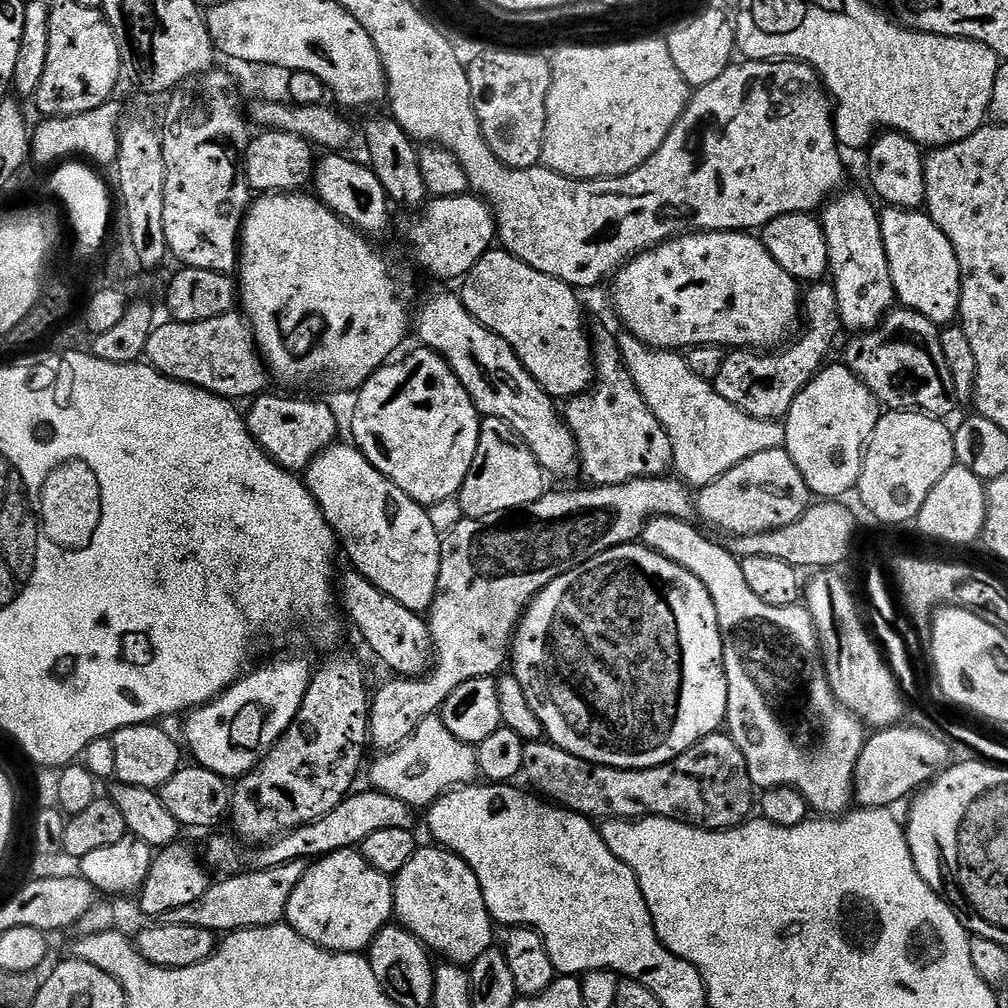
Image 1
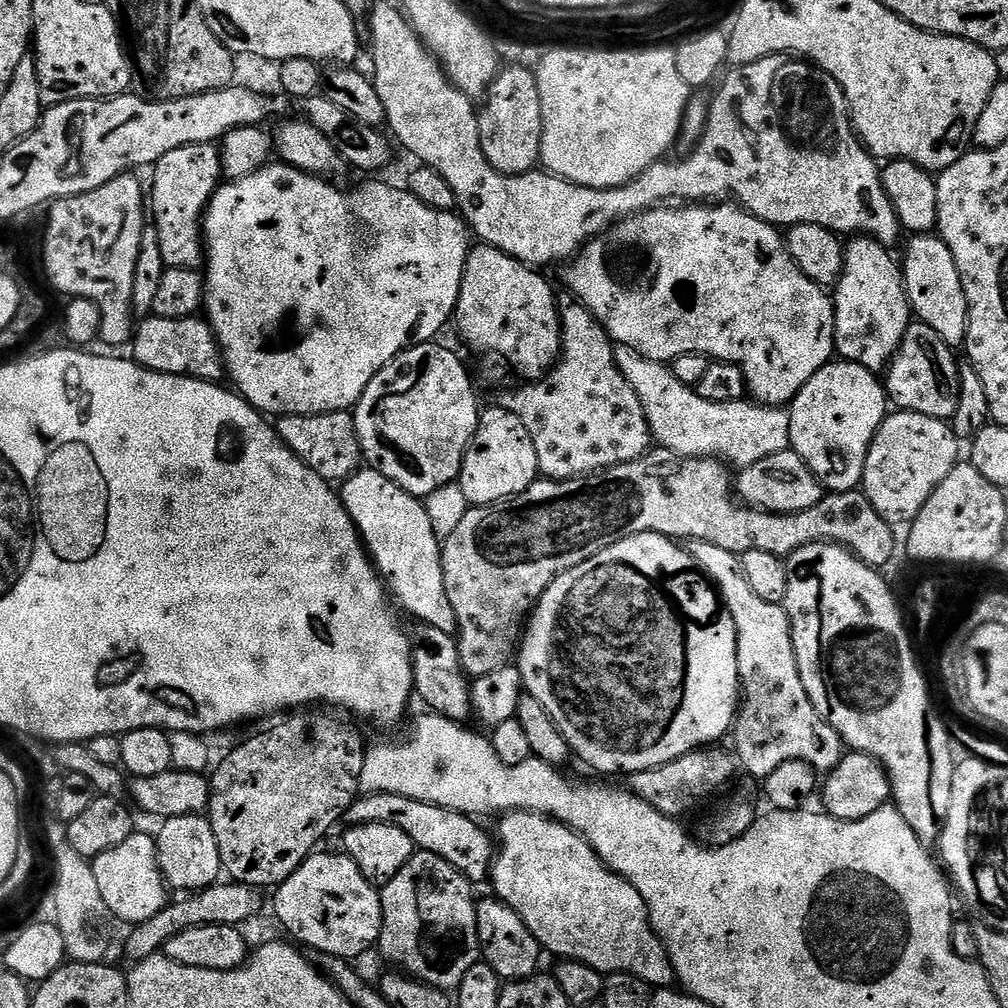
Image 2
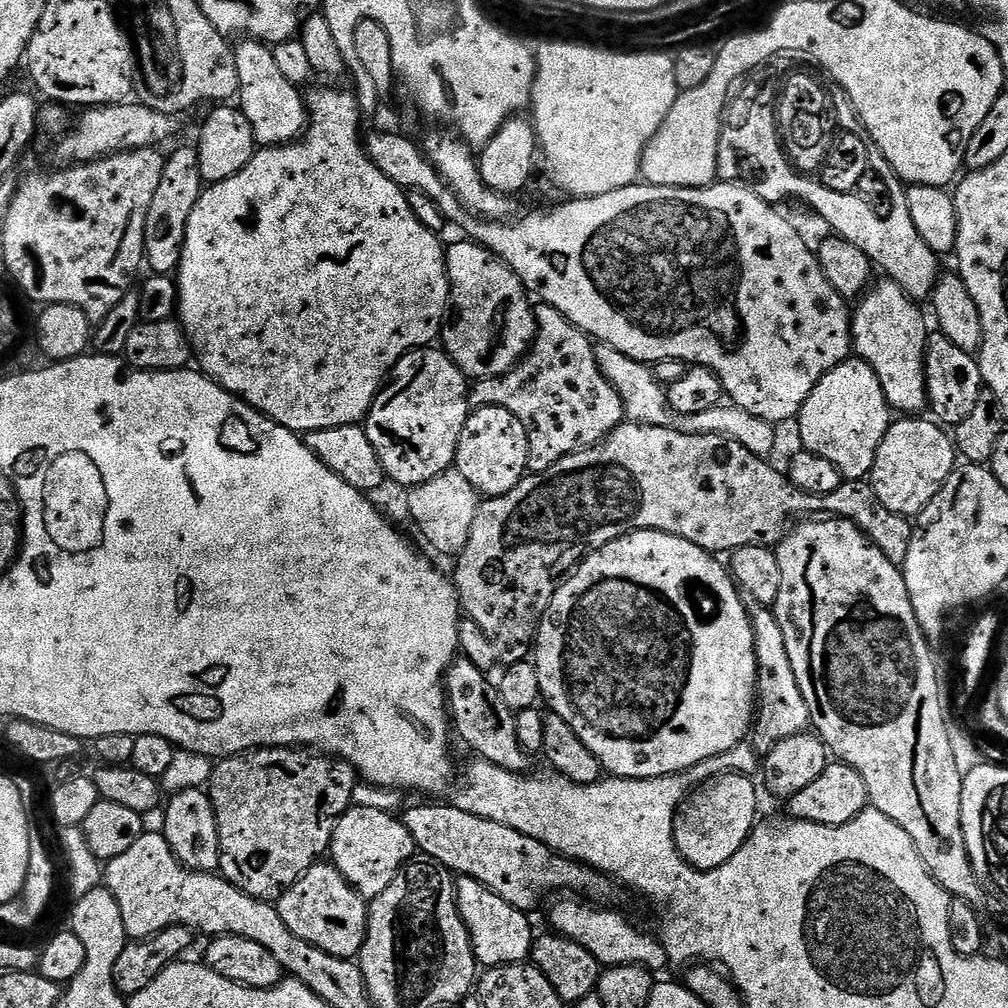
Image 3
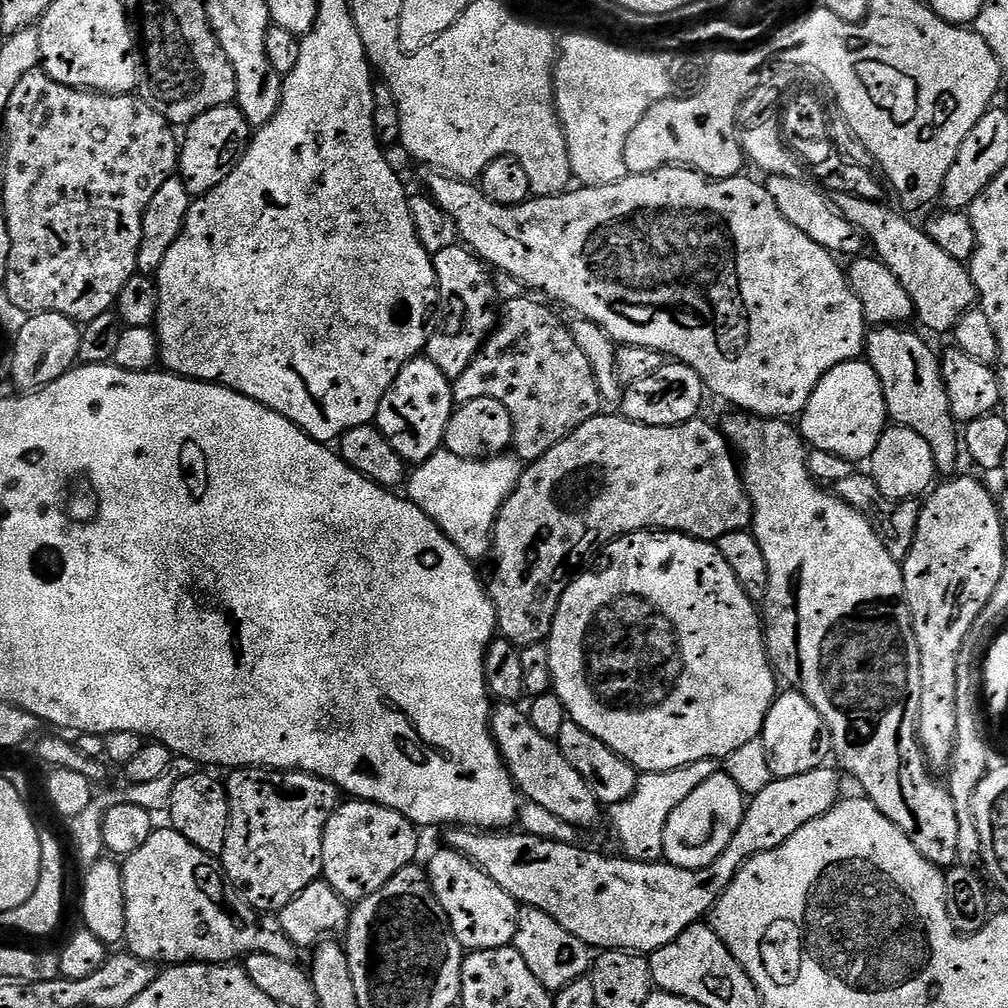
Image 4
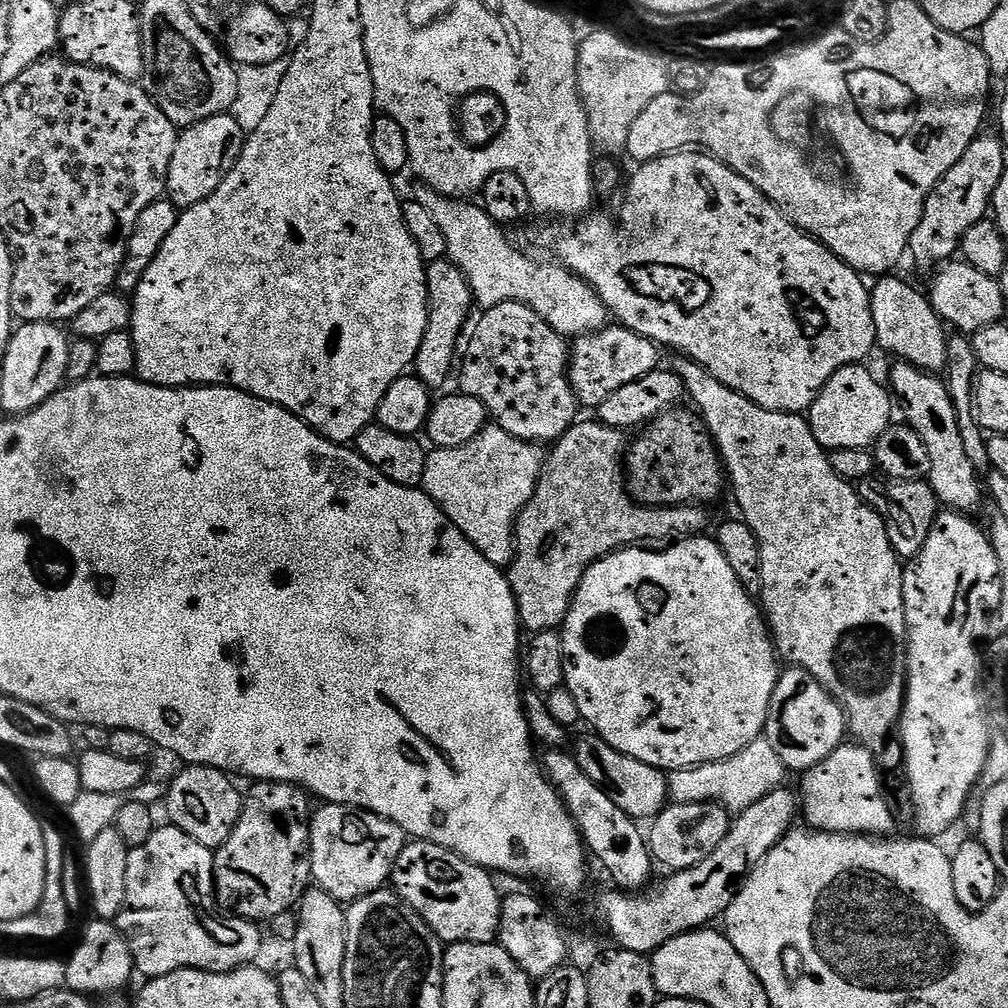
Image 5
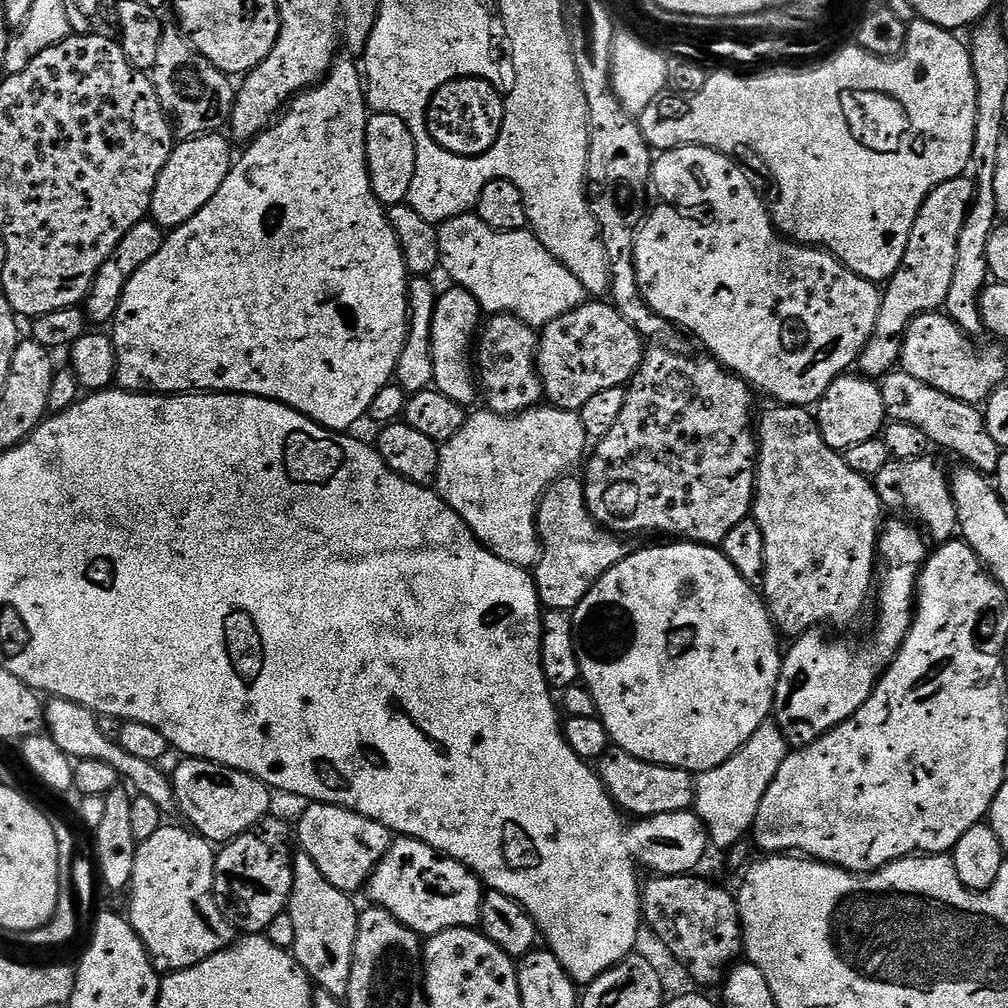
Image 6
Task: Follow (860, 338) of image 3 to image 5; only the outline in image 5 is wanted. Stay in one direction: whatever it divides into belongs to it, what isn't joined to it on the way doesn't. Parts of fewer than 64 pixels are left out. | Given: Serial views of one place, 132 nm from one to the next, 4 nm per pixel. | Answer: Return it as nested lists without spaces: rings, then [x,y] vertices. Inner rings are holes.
[[[896,362],[893,365],[891,391],[899,407],[900,404],[904,407],[903,419],[909,428],[916,431],[918,438],[922,438],[926,454],[930,454],[930,470],[926,477],[928,485],[945,509],[976,514],[972,512],[979,510],[980,503],[986,500],[986,492],[982,487],[982,476],[976,472],[962,444],[958,418],[947,383],[939,375],[923,372],[912,364]]]

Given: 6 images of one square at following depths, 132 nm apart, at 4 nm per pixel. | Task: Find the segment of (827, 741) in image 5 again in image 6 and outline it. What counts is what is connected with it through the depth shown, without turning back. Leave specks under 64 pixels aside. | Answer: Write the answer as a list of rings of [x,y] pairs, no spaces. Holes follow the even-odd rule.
[[[892,520],[889,524],[887,521],[881,527],[880,540],[876,543],[876,633],[869,640],[831,640],[823,636],[823,631],[813,630],[795,637],[791,641],[792,649],[783,653],[776,687],[774,721],[781,734],[792,743],[793,749],[810,746],[830,729],[850,719],[864,705],[866,698],[870,698],[876,683],[900,653],[912,628],[916,582],[930,555],[921,529],[916,526],[911,528],[907,524],[909,521],[904,520]]]

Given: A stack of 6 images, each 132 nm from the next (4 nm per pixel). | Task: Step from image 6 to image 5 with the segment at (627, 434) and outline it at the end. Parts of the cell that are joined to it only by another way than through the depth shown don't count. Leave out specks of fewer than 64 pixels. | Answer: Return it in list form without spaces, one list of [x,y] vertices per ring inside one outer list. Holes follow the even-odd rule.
[[[669,410],[649,420],[639,429],[640,437],[627,445],[622,460],[626,487],[637,504],[708,506],[711,500],[726,492],[726,469],[712,435],[706,431],[699,415],[680,411]]]

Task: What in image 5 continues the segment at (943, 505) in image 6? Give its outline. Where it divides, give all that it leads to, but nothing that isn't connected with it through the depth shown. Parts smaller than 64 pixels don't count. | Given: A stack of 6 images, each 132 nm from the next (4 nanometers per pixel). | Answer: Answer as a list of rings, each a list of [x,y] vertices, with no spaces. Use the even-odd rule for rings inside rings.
[[[873,474],[859,481],[858,491],[863,500],[882,518],[897,556],[916,557],[923,550],[926,538],[942,508],[927,479],[890,480],[883,475]]]

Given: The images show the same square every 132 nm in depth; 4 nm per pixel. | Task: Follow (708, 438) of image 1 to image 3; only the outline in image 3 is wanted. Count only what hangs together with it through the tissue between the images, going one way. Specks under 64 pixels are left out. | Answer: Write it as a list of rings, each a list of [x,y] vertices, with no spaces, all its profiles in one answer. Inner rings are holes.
[[[596,344],[596,358],[606,382],[618,390],[618,398],[622,398],[624,415],[631,423],[646,426],[662,426],[663,428],[677,428],[686,434],[718,434],[732,436],[734,442],[742,442],[746,450],[755,456],[771,457],[776,448],[777,429],[768,420],[758,418],[746,410],[735,406],[717,406],[710,410],[702,410],[689,416],[679,416],[670,406],[665,385],[656,381],[651,367],[639,364],[634,358],[622,354],[622,350],[614,350],[609,344]]]

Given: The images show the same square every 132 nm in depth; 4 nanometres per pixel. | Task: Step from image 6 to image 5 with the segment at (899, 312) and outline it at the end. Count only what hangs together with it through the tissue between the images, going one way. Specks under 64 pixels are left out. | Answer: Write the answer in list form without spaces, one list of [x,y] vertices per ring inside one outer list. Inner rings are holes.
[[[996,134],[984,135],[977,135],[966,154],[962,154],[962,158],[950,166],[948,173],[926,198],[924,213],[918,226],[914,226],[914,234],[908,243],[908,252],[920,268],[932,270],[941,262],[951,261],[955,257],[952,255],[960,252],[960,243],[966,230],[989,215],[992,195],[994,190],[998,190],[998,182],[1006,171],[1005,141]]]

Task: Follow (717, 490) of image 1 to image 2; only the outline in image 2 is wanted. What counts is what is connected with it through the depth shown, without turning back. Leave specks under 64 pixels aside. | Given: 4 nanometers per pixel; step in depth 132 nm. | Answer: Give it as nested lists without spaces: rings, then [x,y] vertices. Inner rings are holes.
[[[789,450],[782,454],[770,454],[762,458],[762,462],[754,462],[754,466],[739,469],[734,480],[734,492],[749,508],[794,514],[810,510],[810,506],[818,506],[818,502],[826,494],[826,489],[810,470],[810,466],[806,466],[803,458],[797,452]]]

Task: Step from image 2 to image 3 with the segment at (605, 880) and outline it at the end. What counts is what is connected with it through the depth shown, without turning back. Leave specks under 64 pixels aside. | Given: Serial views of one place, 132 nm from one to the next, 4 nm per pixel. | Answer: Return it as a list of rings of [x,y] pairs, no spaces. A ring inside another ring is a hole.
[[[560,898],[552,908],[548,920],[559,935],[567,940],[578,942],[590,954],[594,954],[601,966],[622,966],[623,964],[643,964],[652,966],[656,959],[661,959],[660,941],[655,935],[643,936],[626,917],[608,906],[597,906],[584,898]]]

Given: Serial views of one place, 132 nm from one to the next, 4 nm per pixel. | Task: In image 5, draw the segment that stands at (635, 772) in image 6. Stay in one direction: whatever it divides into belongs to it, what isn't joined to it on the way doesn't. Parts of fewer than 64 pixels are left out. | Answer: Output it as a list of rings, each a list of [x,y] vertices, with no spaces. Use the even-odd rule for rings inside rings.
[[[587,734],[574,747],[574,755],[582,774],[594,782],[618,806],[618,810],[626,810],[626,814],[637,822],[648,822],[660,815],[669,807],[668,776],[665,769],[655,768],[646,762],[638,762],[638,758],[630,758],[614,746],[610,746],[595,734]]]

